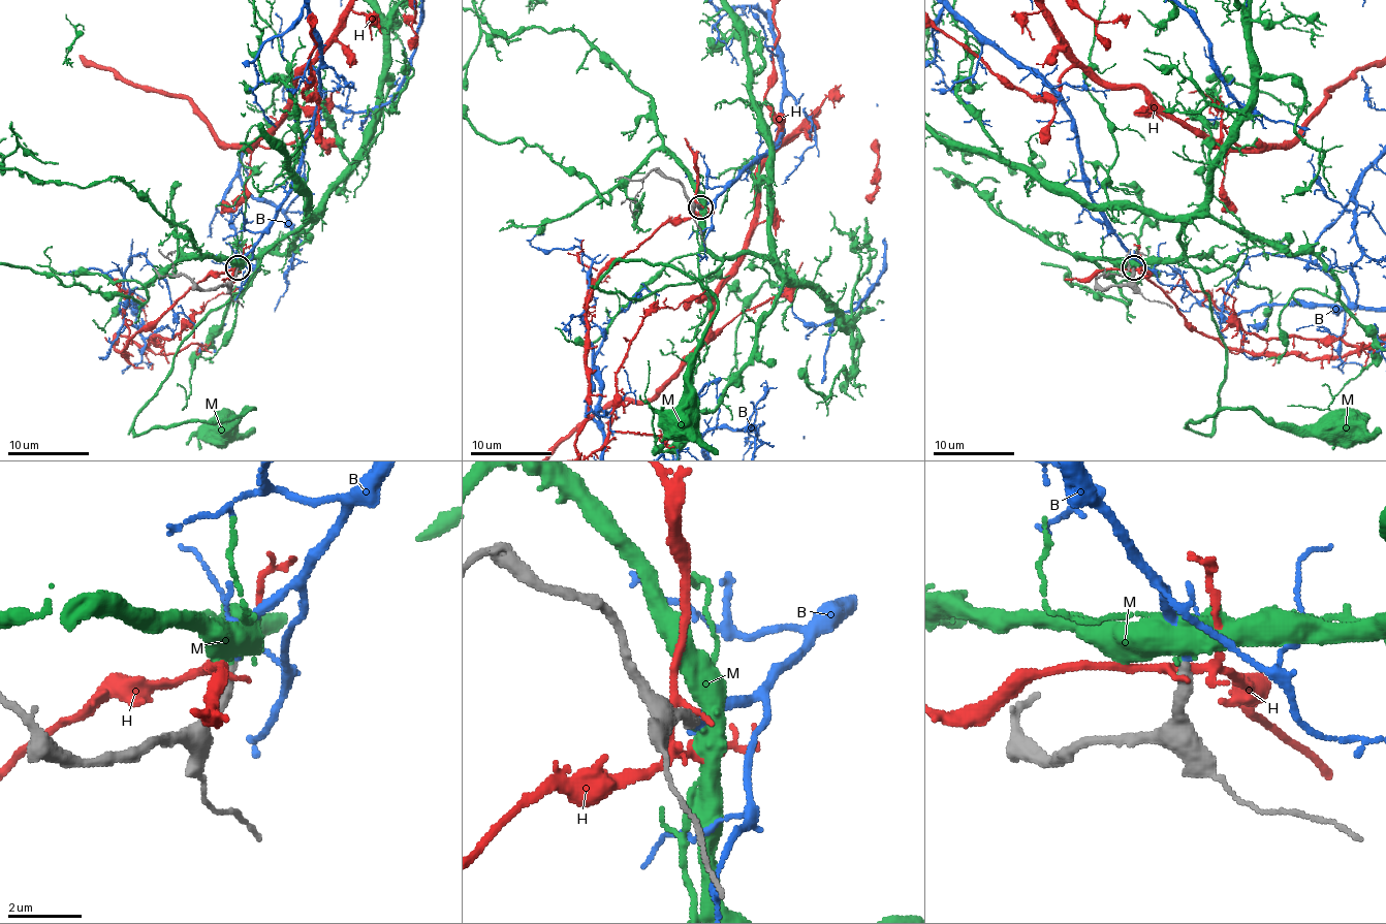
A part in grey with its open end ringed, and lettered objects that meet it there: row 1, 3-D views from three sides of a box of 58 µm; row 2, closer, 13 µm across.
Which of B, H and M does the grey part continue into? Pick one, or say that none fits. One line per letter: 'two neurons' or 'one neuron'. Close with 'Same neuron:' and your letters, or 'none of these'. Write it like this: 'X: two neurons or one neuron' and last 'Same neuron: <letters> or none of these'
B: one neuron
H: two neurons
M: two neurons
Same neuron: B

